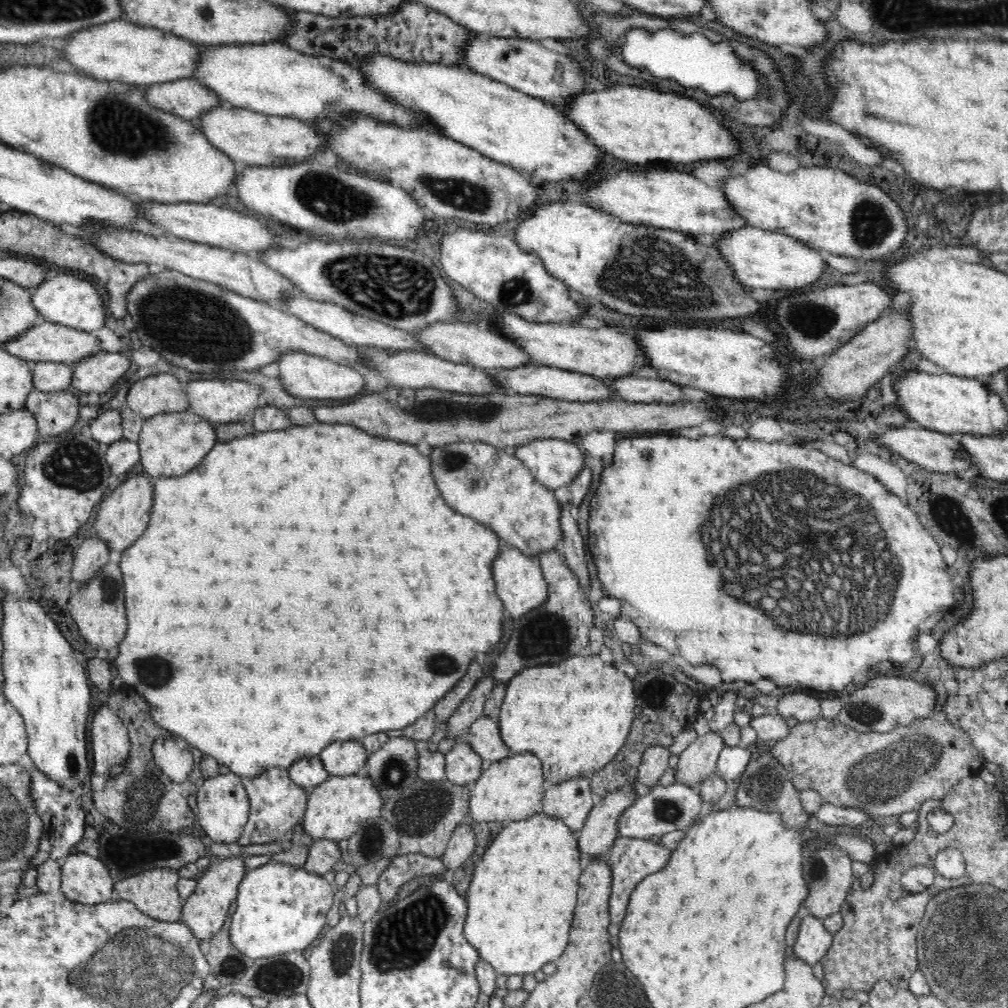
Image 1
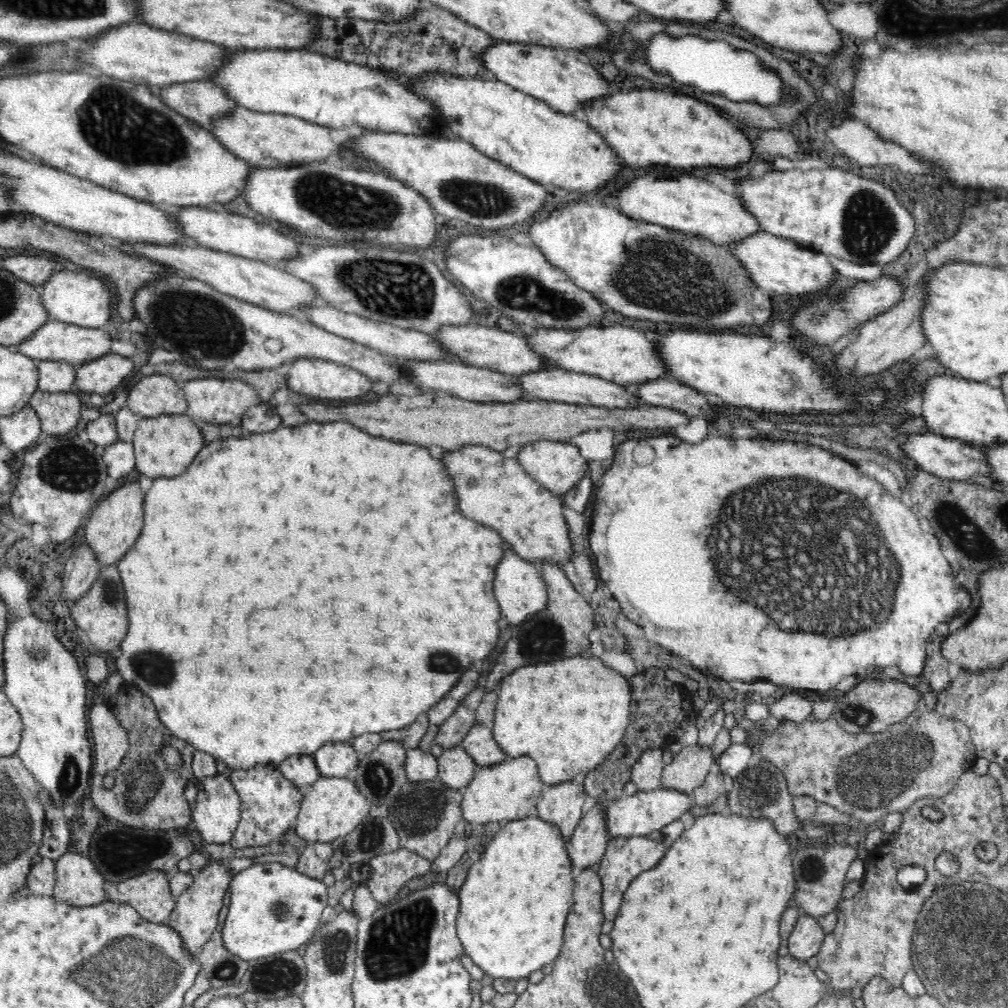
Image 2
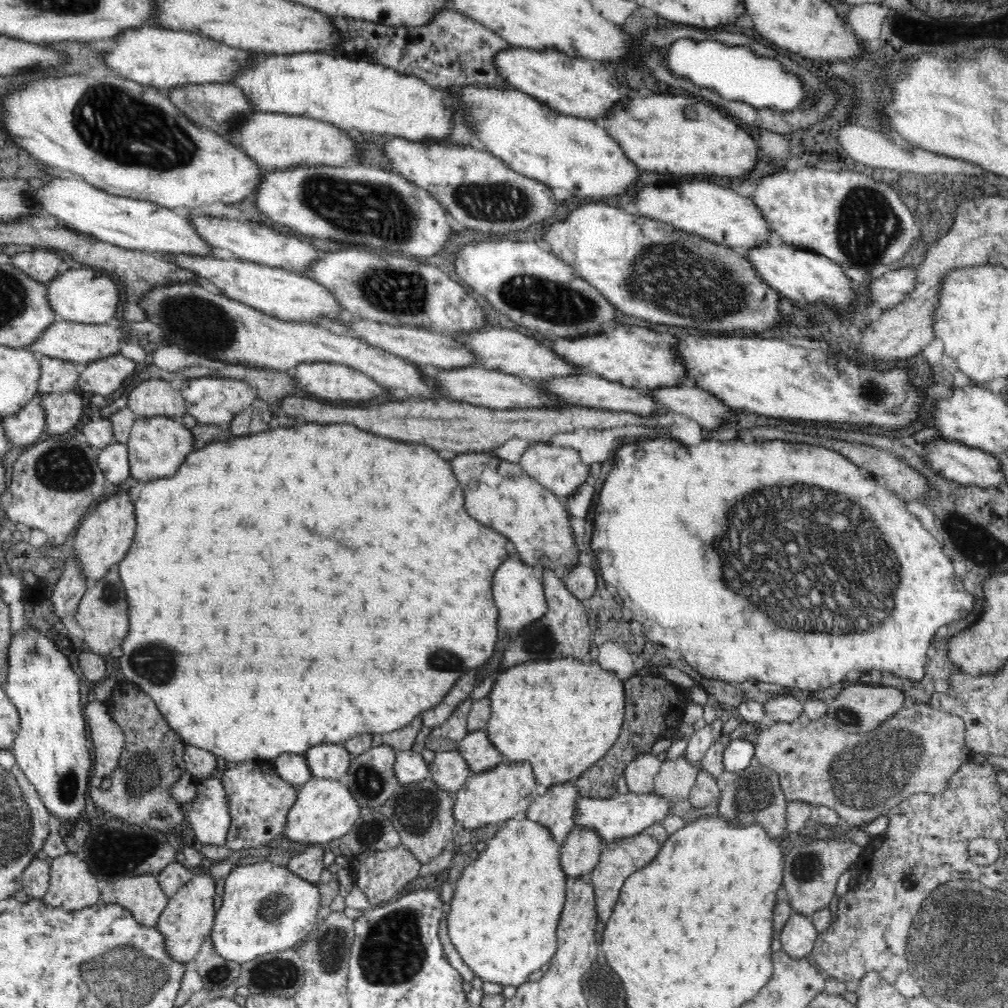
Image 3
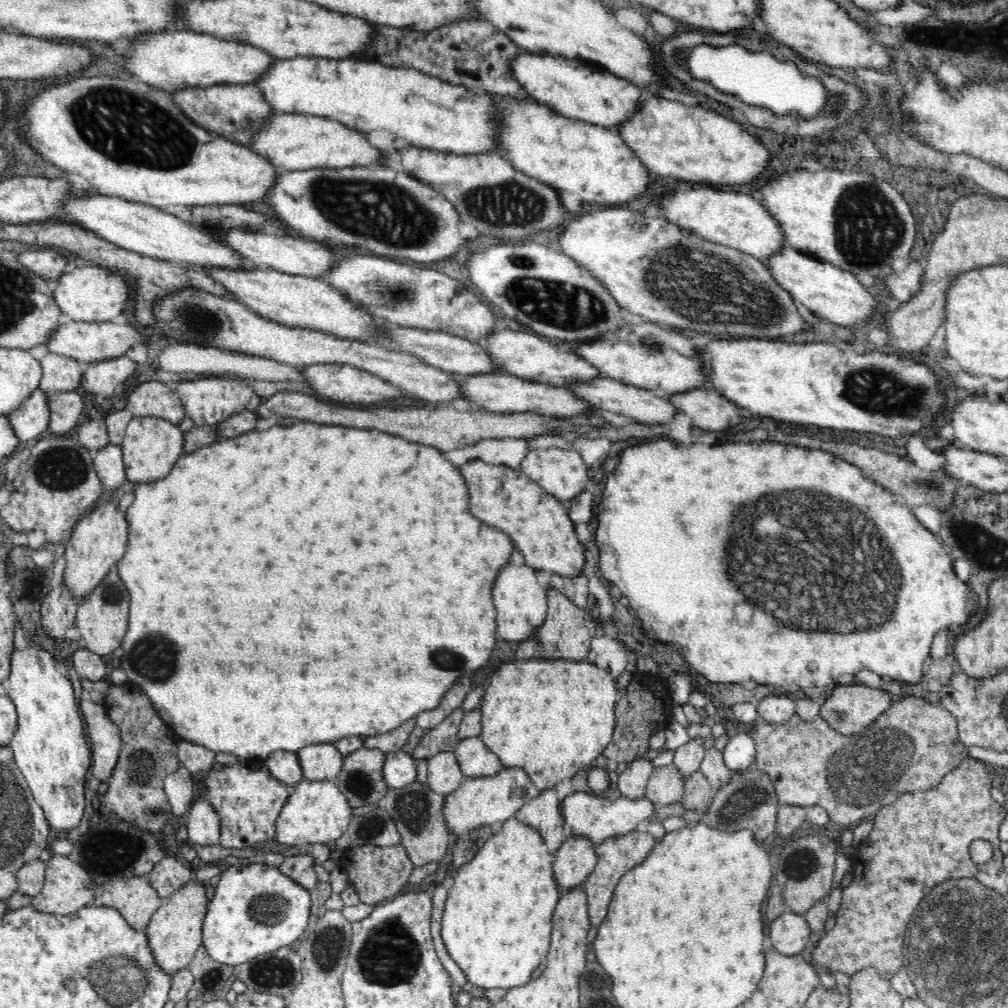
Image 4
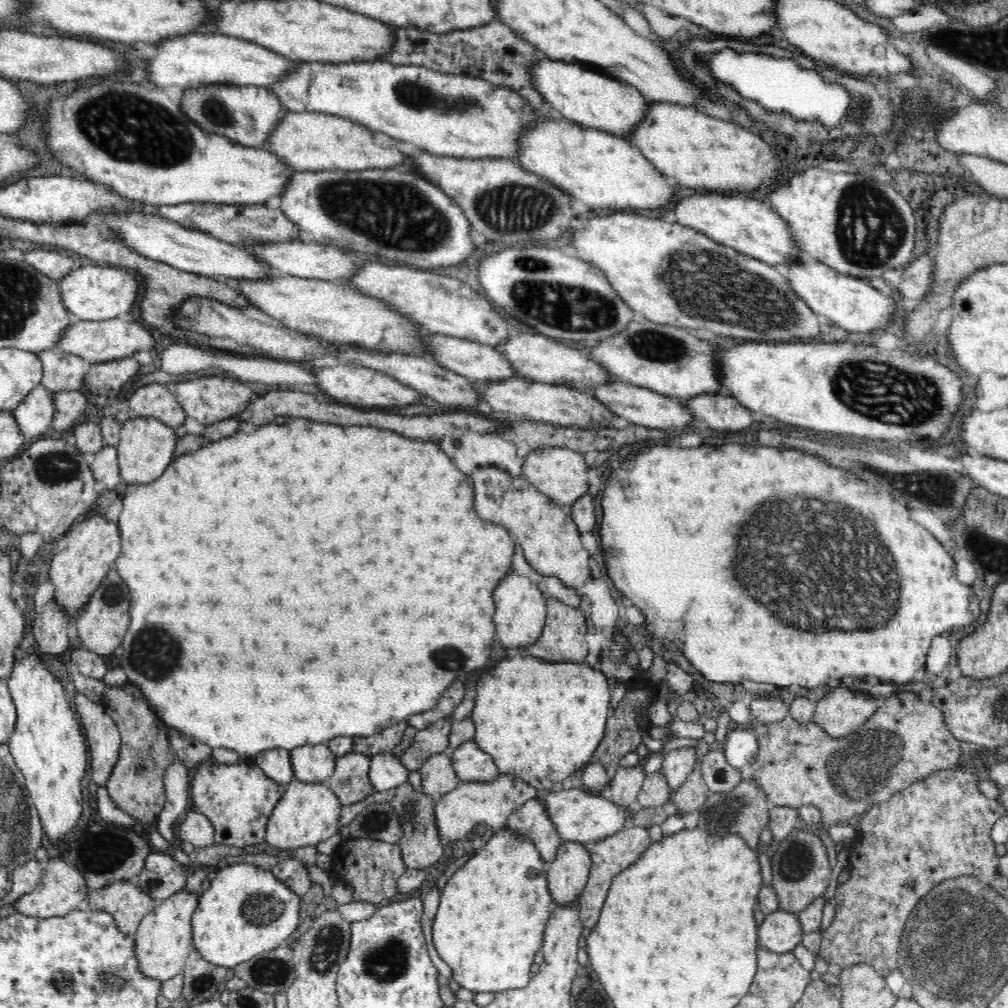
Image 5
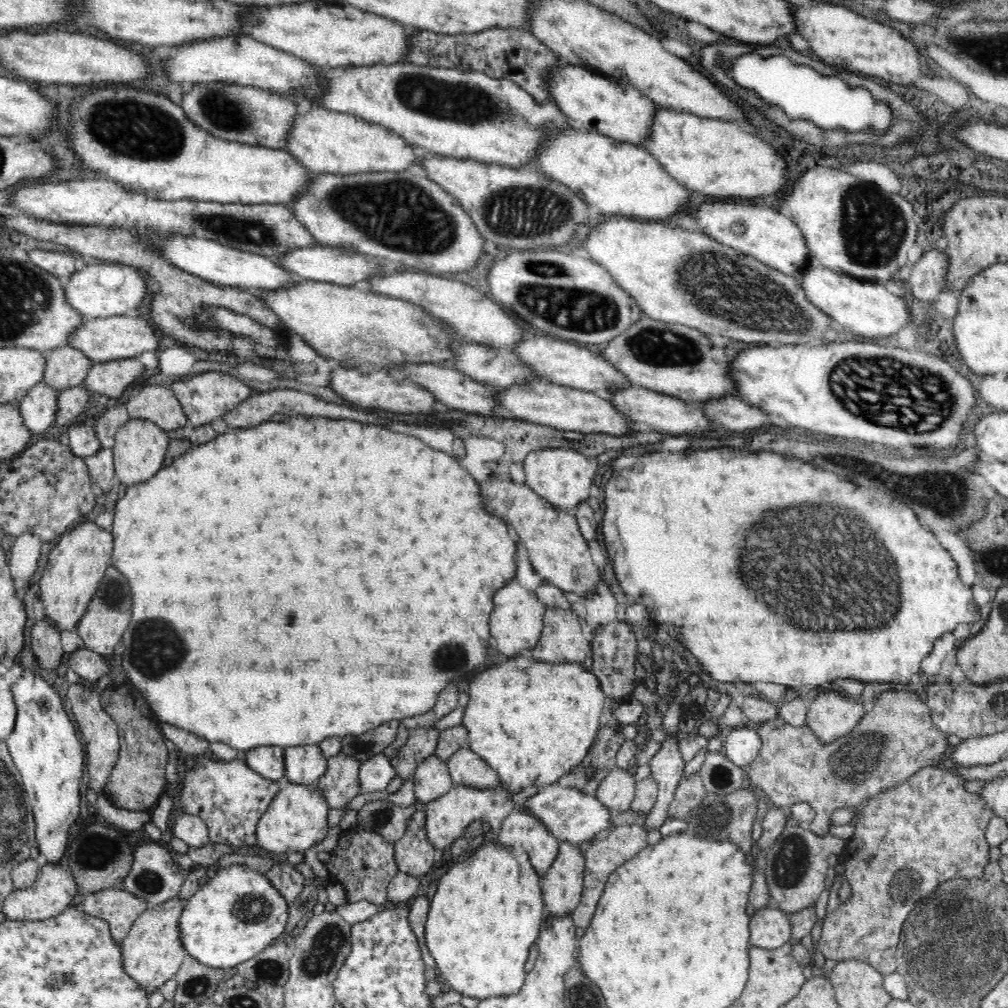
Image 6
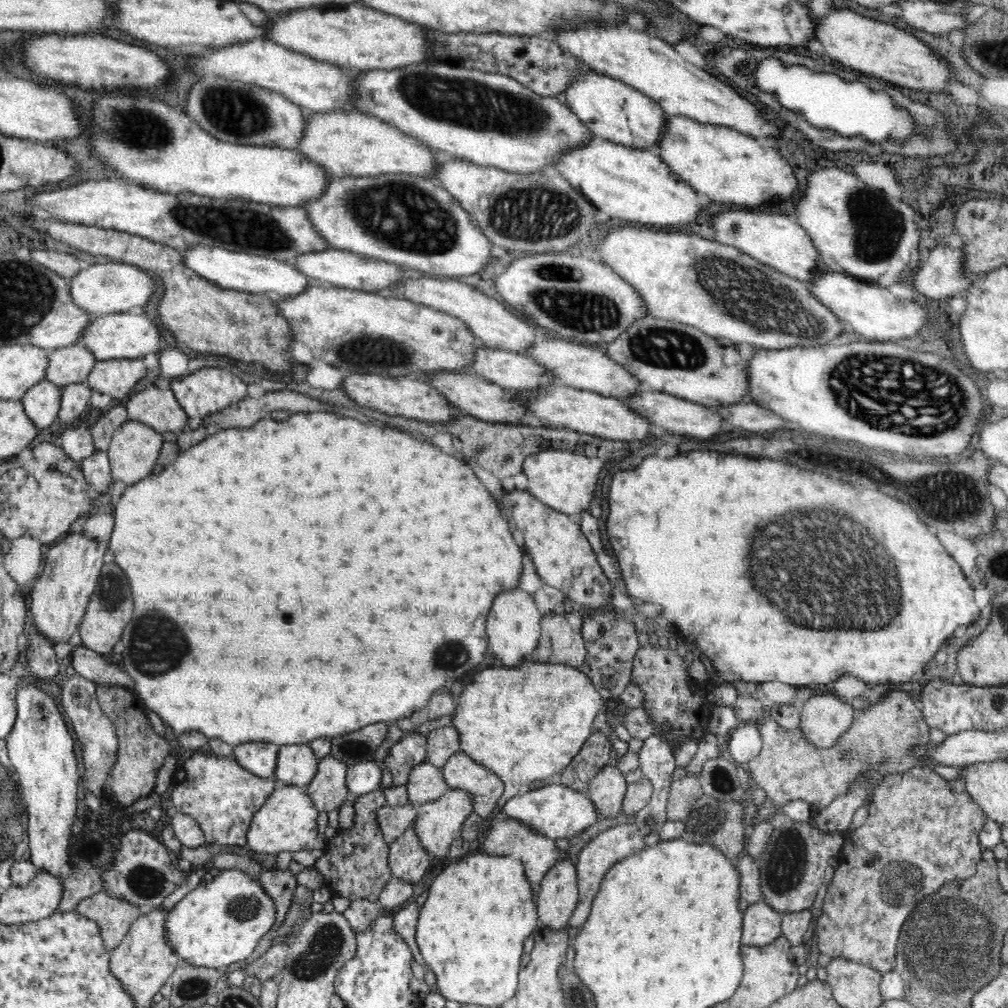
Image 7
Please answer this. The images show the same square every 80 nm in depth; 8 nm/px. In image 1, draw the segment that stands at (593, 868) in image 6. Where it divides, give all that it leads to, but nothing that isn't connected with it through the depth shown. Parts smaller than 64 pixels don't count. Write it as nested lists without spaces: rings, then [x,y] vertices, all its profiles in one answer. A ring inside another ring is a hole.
[[[621,836],[611,845],[609,853],[605,855],[604,862],[608,862],[611,872],[610,900],[607,901],[607,910],[610,913],[612,924],[620,924],[622,918],[626,916],[626,906],[630,900],[630,892],[634,890],[644,876],[650,876],[650,873],[658,872],[666,866],[670,860],[671,851],[665,848],[661,843],[653,844],[648,839],[628,838]]]

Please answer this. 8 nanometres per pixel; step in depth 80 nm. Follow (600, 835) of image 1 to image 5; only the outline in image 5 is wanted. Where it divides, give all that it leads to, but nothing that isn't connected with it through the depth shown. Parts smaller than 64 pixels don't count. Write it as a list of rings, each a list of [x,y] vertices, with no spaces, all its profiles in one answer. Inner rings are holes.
[[[564,841],[556,858],[546,865],[546,886],[552,906],[566,906],[578,900],[590,872],[587,844]]]

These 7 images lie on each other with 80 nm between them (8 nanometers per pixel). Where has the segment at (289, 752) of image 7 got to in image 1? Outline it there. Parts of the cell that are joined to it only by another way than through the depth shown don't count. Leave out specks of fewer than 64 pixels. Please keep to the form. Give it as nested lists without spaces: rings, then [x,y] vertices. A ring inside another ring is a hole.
[[[336,741],[319,753],[326,771],[332,776],[356,775],[366,766],[369,753],[360,741]]]

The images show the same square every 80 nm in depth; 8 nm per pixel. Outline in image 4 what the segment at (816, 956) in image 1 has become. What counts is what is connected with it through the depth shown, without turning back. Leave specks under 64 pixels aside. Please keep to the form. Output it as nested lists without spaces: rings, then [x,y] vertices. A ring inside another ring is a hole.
[[[786,910],[766,924],[766,936],[774,950],[786,956],[800,955],[810,947],[810,925],[803,915]]]

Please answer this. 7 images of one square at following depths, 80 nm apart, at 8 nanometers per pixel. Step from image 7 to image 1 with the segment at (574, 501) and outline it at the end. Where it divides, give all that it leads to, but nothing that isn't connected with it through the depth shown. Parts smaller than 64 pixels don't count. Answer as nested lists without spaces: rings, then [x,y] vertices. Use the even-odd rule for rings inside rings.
[[[540,439],[513,448],[518,457],[539,483],[553,491],[569,486],[584,467],[584,455],[577,443],[562,439]]]

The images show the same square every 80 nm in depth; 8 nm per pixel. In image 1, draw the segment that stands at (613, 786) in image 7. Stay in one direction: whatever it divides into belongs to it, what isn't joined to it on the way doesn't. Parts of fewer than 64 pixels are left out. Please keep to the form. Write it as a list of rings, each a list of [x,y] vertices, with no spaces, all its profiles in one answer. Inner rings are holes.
[[[652,745],[648,747],[641,758],[638,768],[636,768],[636,780],[652,788],[657,787],[660,777],[669,767],[668,758],[670,758],[668,747],[662,745]]]

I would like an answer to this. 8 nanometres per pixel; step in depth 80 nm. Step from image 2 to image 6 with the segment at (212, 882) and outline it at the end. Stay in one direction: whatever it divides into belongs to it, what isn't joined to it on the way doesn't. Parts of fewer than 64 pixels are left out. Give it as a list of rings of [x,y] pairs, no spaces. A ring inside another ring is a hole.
[[[178,897],[167,900],[155,907],[147,908],[132,924],[128,936],[120,943],[119,958],[123,972],[131,978],[145,996],[149,996],[157,988],[162,987],[166,980],[173,978],[187,955],[179,944],[177,921],[183,908]]]

